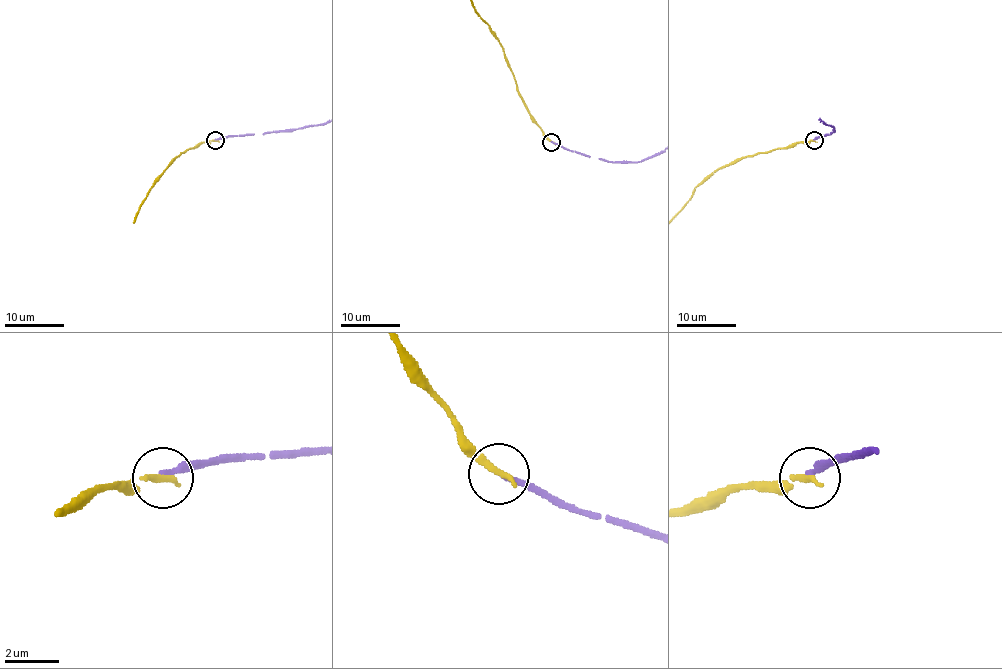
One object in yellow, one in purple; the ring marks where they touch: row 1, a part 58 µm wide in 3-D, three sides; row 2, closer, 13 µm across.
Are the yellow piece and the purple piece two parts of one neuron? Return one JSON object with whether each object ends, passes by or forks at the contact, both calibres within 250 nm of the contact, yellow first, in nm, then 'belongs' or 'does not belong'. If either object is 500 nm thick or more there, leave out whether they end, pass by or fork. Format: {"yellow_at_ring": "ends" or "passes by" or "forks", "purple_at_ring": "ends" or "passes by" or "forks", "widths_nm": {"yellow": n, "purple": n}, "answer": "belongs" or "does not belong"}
{"yellow_at_ring": "ends", "purple_at_ring": "ends", "widths_nm": {"yellow": 280, "purple": 200}, "answer": "does not belong"}

